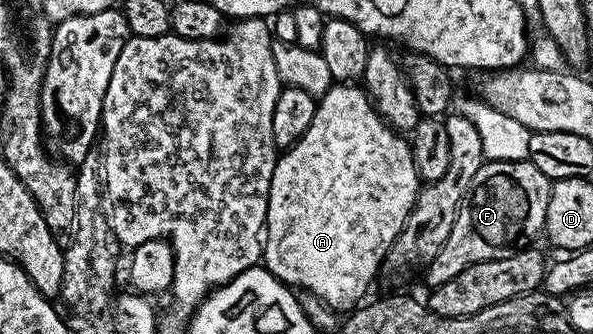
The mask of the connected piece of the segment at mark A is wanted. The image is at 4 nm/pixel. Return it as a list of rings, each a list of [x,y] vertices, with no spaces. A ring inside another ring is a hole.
[[[340,83],[331,86],[327,92],[318,96],[313,121],[309,129],[296,141],[292,147],[286,148],[276,158],[273,169],[273,181],[269,185],[269,201],[267,202],[267,226],[263,240],[262,266],[273,273],[282,283],[286,283],[292,289],[317,293],[329,304],[333,310],[340,313],[350,313],[368,298],[367,290],[375,279],[375,274],[380,274],[383,259],[389,253],[393,241],[401,233],[409,213],[415,207],[415,198],[419,195],[421,180],[417,173],[417,165],[413,161],[410,142],[400,132],[386,123],[375,111],[367,92],[362,86],[349,83]]]

